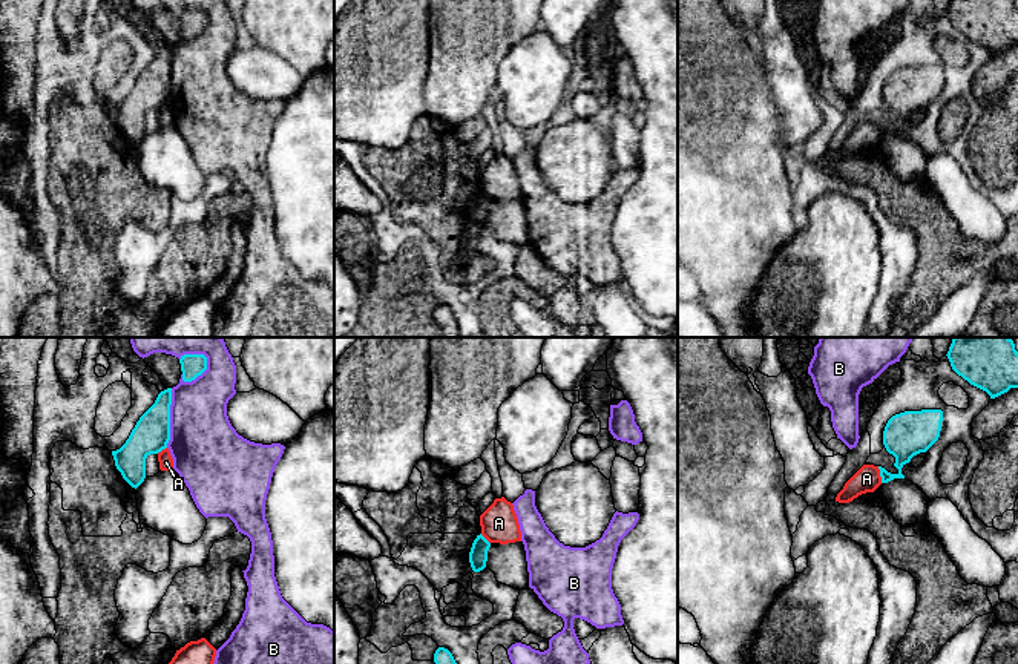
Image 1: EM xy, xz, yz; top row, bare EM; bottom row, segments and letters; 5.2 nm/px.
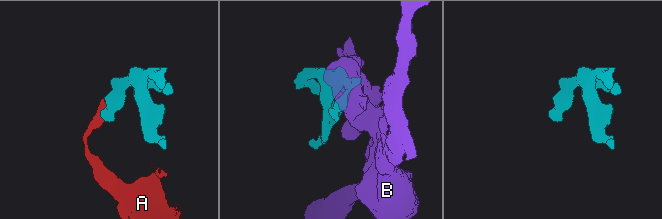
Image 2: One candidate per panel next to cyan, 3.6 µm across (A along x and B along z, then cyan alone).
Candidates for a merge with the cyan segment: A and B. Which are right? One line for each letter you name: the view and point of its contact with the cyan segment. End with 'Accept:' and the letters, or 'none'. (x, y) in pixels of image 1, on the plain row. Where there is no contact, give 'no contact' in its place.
Accept: none

